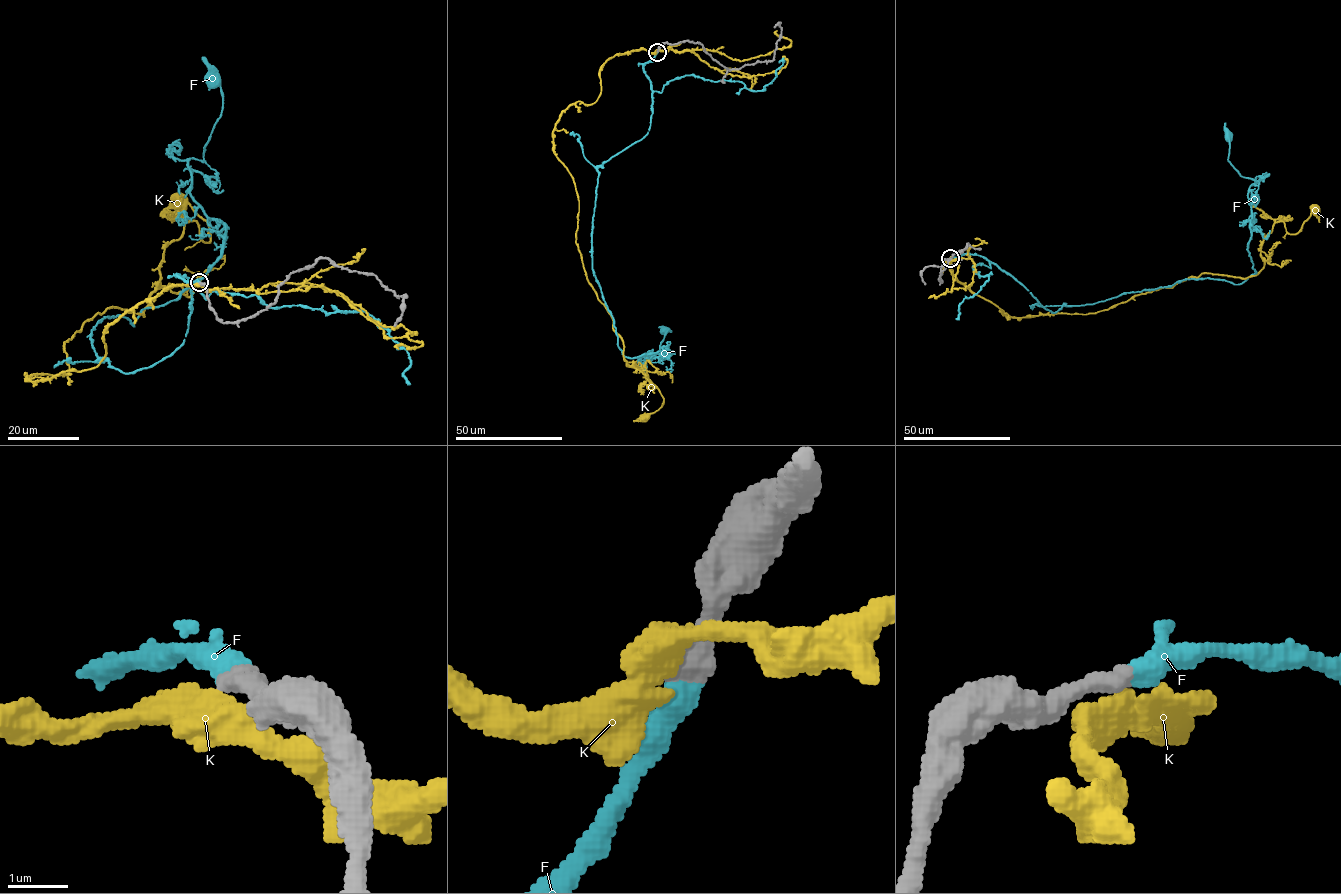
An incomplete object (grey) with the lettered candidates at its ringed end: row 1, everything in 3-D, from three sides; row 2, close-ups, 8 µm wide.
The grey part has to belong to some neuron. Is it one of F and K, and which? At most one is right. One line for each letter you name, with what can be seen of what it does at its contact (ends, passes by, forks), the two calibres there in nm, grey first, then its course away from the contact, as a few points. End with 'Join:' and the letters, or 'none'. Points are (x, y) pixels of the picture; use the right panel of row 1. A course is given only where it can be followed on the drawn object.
F: it passes by; calibres 400 and 280 nm; course (949, 258), (984, 257), (1053, 313), (1185, 279), (1240, 284), (1256, 272), (1259, 182), (1228, 161), (1228, 136)
Join: F

